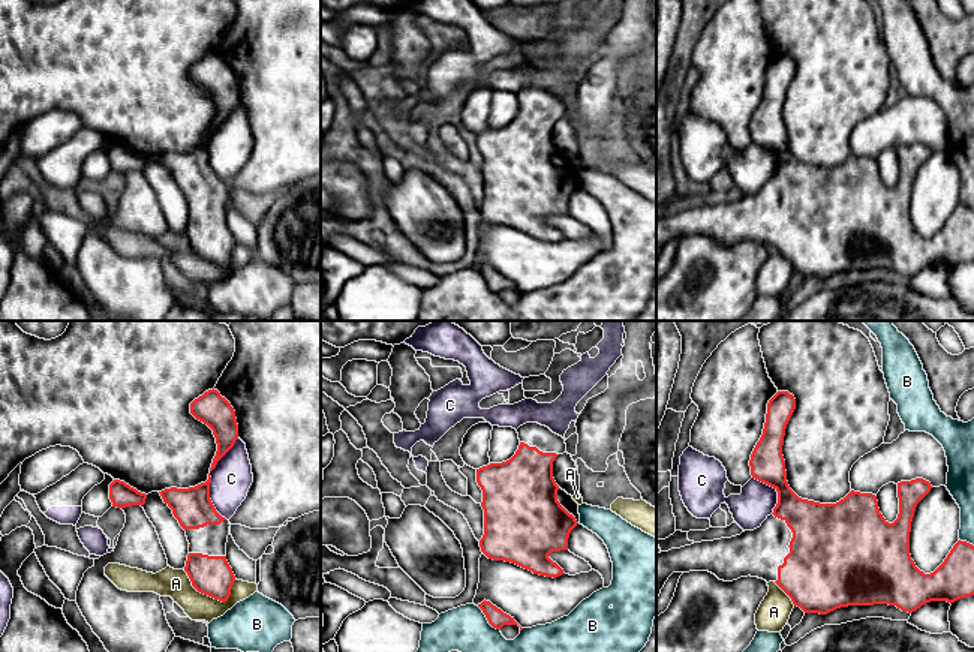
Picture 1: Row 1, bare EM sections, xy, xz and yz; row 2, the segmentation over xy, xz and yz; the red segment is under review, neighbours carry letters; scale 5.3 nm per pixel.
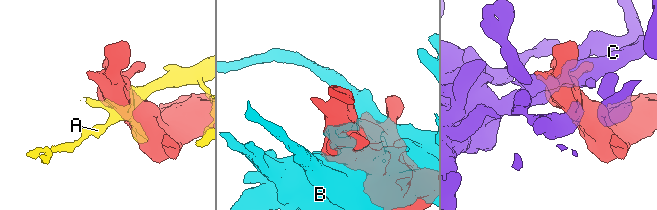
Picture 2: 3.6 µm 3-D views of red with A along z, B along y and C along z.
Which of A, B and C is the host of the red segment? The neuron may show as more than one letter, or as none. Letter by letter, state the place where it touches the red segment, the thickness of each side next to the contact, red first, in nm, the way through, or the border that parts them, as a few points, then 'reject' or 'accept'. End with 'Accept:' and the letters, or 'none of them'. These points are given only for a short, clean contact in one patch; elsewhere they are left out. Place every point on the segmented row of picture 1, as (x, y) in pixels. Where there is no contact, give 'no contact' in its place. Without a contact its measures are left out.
A: xy (203, 592) | 220/160 nm | reject
B: xz (487, 619) | 100/240 nm | reject
C: xy (210, 478) | 220/220 nm | reject
Accept: none of them

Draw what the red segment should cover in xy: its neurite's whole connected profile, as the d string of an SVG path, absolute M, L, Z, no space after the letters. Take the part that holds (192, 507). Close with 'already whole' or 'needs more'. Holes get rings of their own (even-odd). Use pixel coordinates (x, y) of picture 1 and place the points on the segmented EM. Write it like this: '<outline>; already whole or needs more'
M208 480L189 489L165 489L163 502L186 531L189 555L184 571L192 586L214 600L228 601L235 576L226 561L229 520L222 517L210 499Z; needs more

